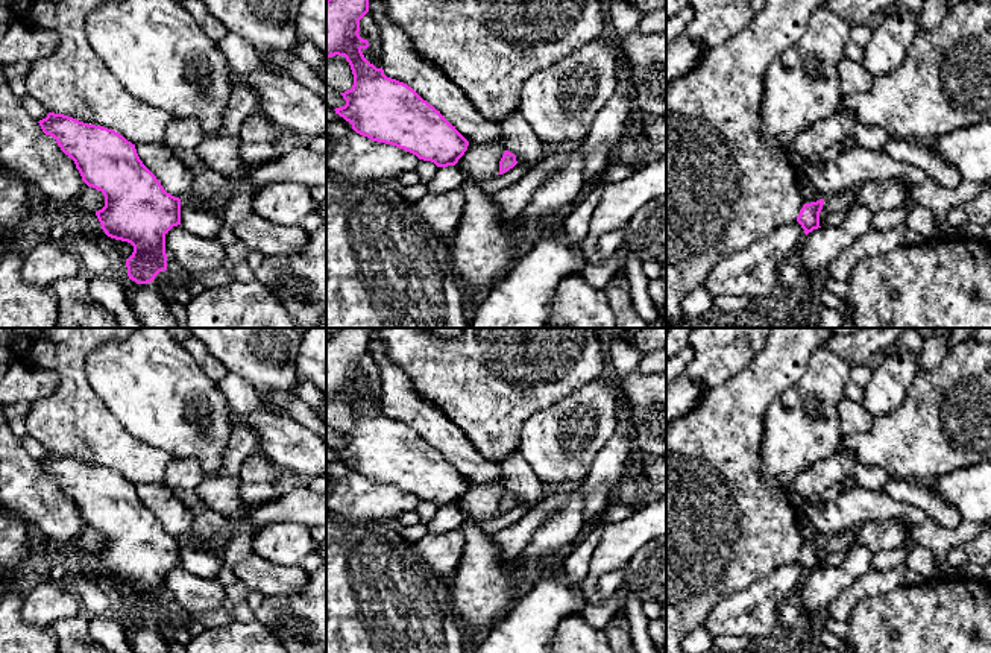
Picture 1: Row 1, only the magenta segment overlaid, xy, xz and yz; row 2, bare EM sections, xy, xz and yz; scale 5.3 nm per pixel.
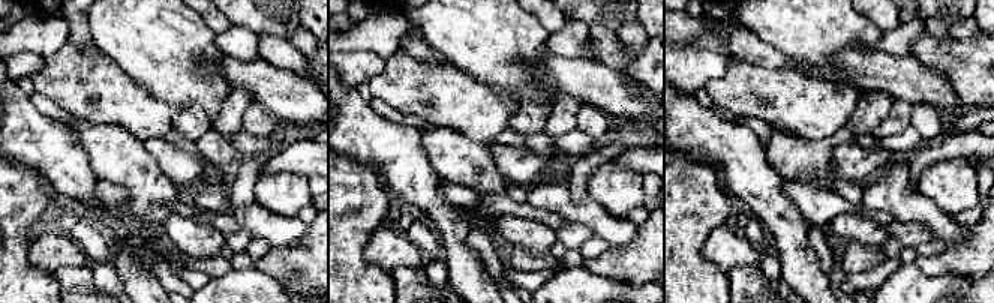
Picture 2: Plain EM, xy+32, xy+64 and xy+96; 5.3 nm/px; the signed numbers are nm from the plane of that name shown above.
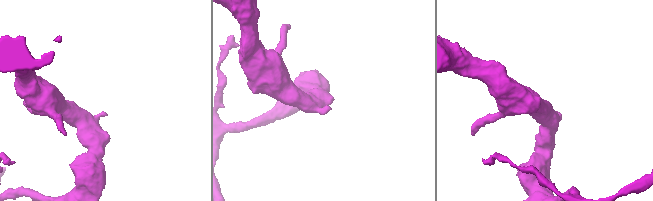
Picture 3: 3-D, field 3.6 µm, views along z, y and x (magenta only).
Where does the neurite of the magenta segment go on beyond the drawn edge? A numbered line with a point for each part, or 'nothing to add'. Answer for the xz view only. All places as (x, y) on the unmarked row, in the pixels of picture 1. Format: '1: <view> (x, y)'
nothing to add

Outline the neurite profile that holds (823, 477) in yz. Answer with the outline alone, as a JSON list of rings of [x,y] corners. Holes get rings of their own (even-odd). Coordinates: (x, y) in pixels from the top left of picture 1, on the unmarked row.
[[[839,448],[801,472],[797,477],[797,491],[804,500],[820,494],[833,494],[851,475],[854,466],[853,453]]]

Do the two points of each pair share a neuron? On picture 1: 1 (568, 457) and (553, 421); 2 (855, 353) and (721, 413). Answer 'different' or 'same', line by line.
1: same
2: different

